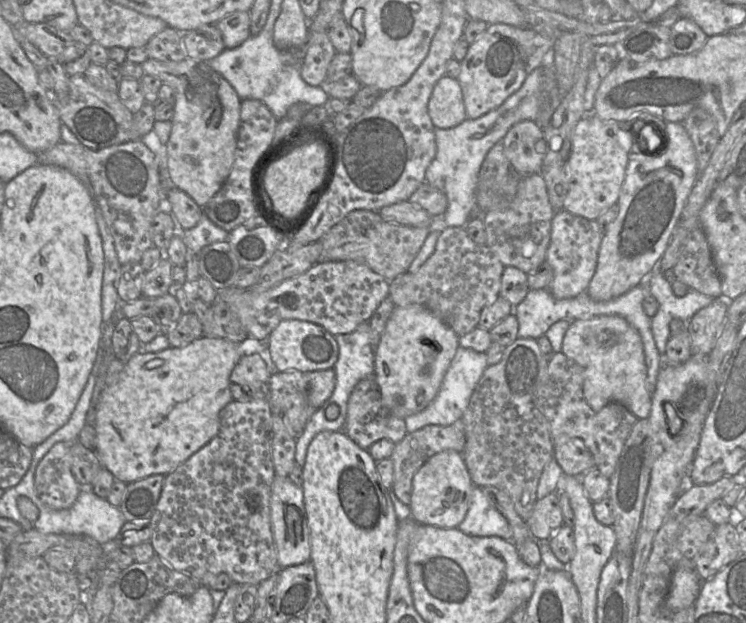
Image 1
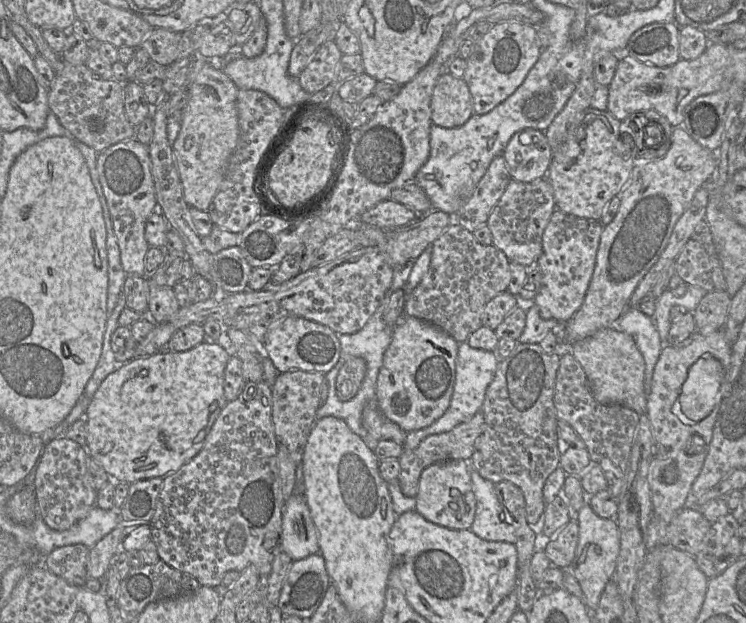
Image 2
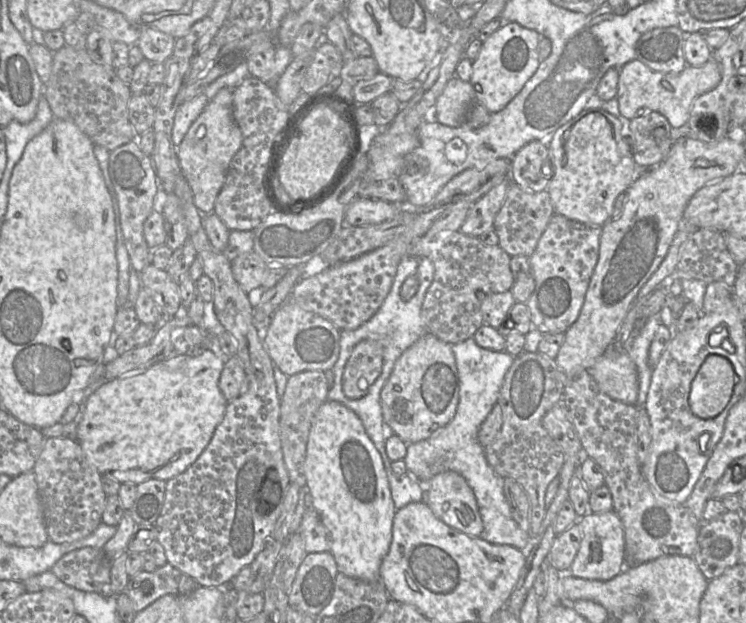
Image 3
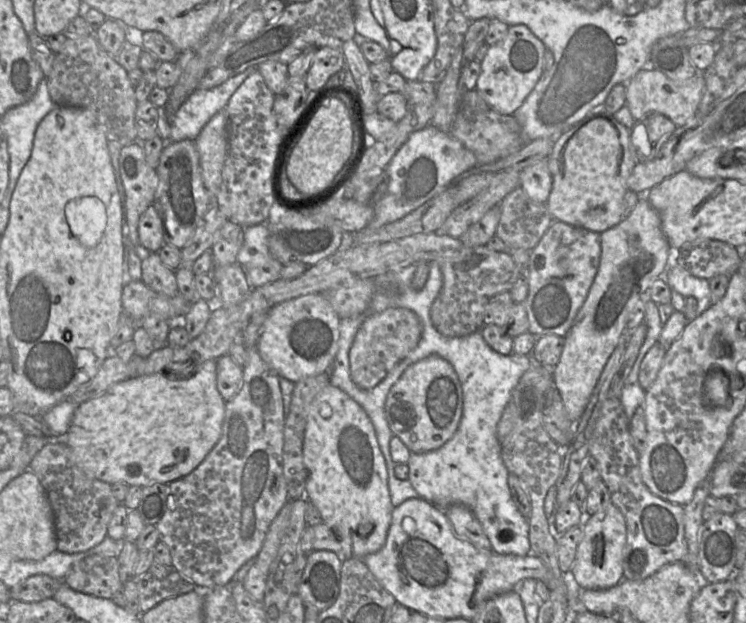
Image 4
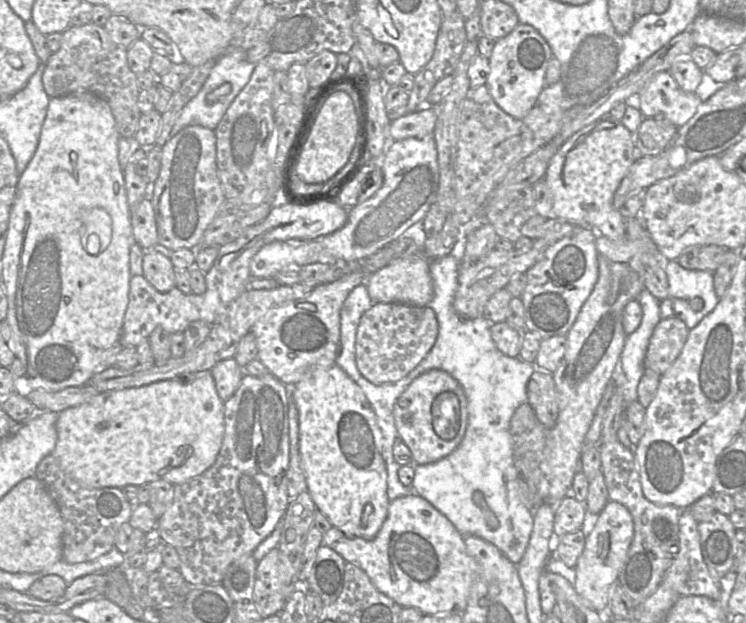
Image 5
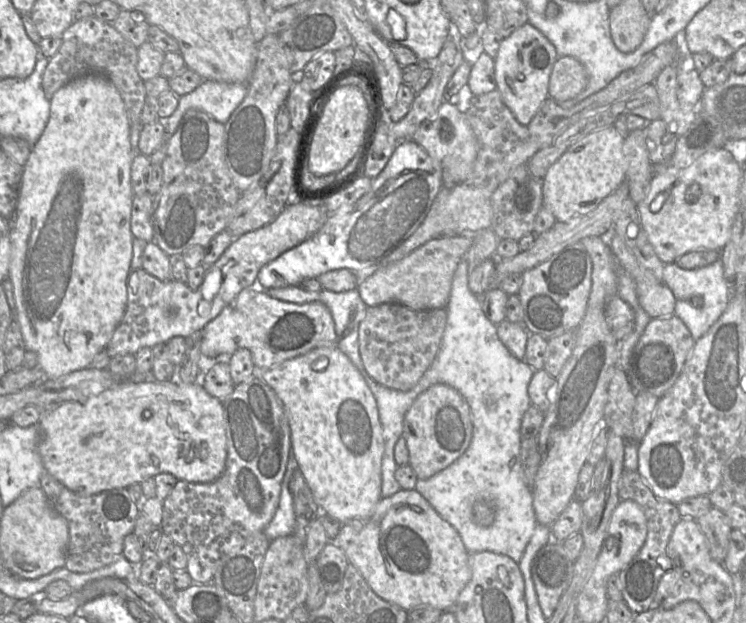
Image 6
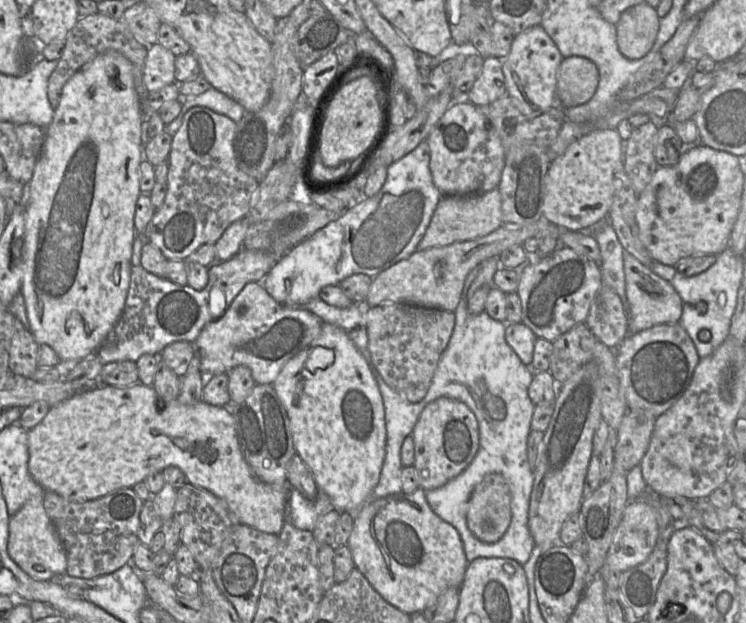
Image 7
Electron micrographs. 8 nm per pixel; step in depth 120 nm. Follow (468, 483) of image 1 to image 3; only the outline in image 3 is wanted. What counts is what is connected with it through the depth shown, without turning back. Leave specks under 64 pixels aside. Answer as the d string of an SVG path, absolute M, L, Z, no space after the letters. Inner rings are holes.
M454 471L436 474L424 484L424 502L450 527L479 537L483 522L477 500L466 479Z

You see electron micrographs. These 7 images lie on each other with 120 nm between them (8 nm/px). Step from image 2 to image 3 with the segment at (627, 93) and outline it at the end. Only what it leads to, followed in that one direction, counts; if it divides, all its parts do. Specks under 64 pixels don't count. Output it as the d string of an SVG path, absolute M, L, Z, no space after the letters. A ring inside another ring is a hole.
M713 57L699 67L686 65L679 73L654 71L643 62L635 59L620 68L616 95L619 111L628 120L648 112L657 111L668 119L672 127L682 127L689 120L690 108L694 100L701 94L715 88L720 80L721 69Z

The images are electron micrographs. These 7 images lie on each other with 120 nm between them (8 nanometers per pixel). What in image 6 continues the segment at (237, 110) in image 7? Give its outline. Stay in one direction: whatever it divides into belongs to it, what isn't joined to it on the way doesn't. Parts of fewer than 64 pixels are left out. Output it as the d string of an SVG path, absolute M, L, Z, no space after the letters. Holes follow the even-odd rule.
M204 80L194 91L179 97L174 113L165 120L166 134L171 136L178 128L184 114L190 109L208 113L225 124L248 92L247 83L225 83Z

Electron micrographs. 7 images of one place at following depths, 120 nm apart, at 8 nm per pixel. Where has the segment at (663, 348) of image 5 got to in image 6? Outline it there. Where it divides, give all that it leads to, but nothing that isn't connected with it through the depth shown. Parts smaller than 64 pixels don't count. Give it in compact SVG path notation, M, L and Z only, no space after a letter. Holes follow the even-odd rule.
M675 314L652 319L639 338L629 362L628 381L636 394L648 393L662 398L675 385L689 357L695 340Z

